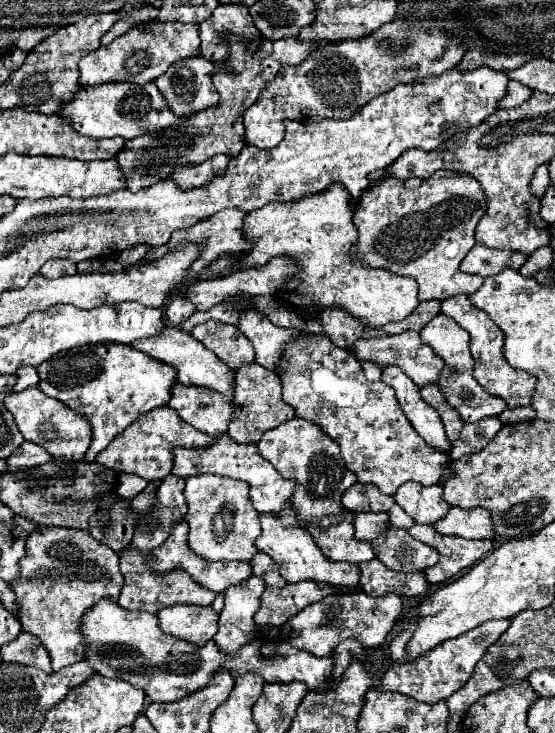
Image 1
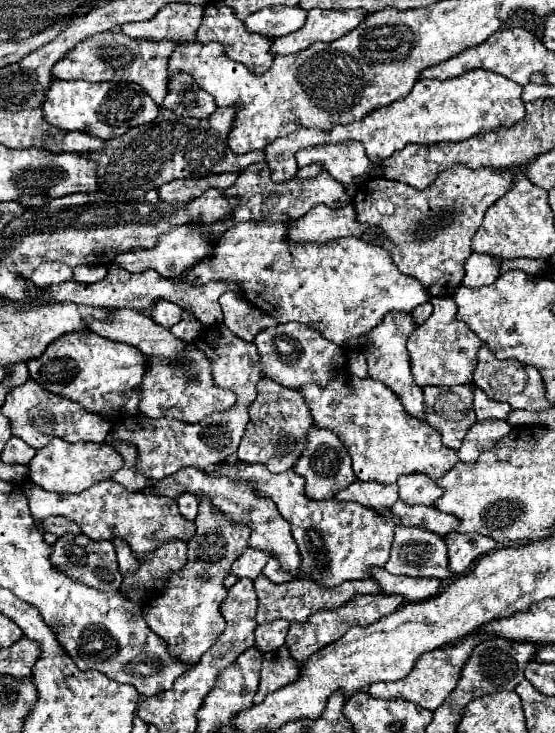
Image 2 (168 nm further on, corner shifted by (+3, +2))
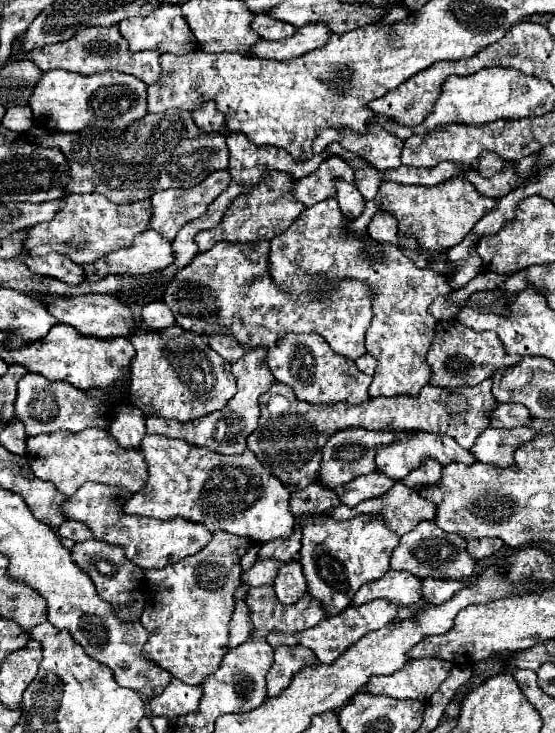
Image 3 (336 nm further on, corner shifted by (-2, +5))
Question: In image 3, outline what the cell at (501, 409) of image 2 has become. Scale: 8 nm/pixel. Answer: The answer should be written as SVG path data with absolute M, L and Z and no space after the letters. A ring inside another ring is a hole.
M499 404L491 416L491 426L493 428L519 428L519 426L529 426L531 422L531 412L519 404Z

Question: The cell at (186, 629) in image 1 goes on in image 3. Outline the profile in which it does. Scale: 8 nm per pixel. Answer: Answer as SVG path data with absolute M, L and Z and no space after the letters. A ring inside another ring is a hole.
M215 532L213 540L193 556L183 558L171 566L159 570L145 570L145 590L147 590L147 606L141 616L143 628L149 632L147 644L143 646L143 656L157 666L163 666L173 678L199 686L205 676L219 668L223 656L229 648L229 622L235 610L235 590L239 588L241 576L241 556L251 546L251 540L245 536L233 536L229 532Z

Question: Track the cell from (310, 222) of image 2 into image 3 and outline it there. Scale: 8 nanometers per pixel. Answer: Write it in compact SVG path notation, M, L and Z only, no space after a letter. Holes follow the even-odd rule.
M327 198L311 208L305 208L281 236L275 236L275 240L271 240L269 274L273 282L293 298L301 294L319 294L333 290L341 280L347 278L369 284L373 292L373 320L365 336L365 346L367 354L377 360L369 394L417 396L431 378L427 352L435 336L437 320L427 312L427 308L437 296L451 294L453 288L439 272L417 268L393 244L381 244L381 260L369 262L365 240L349 234L343 228L347 220L351 218L343 216L335 198Z

